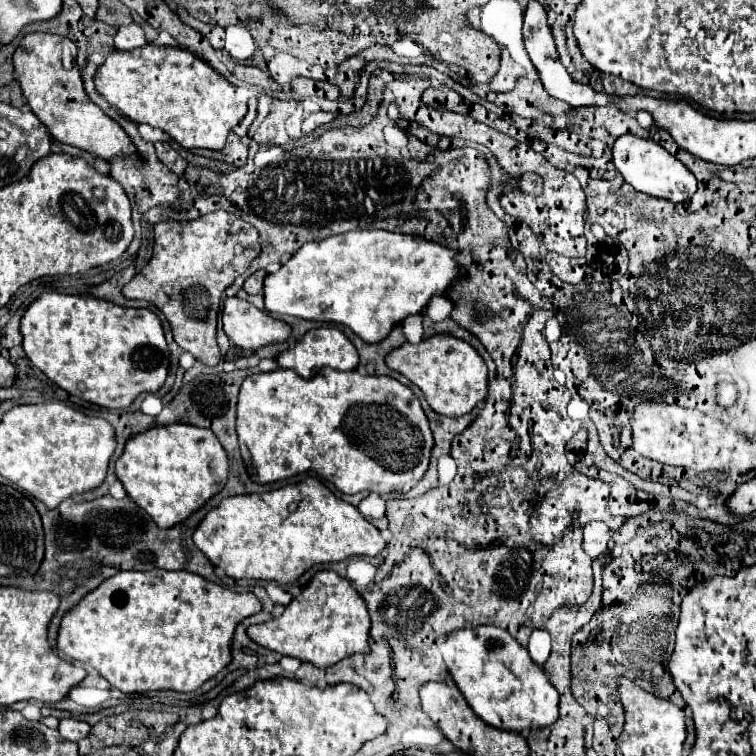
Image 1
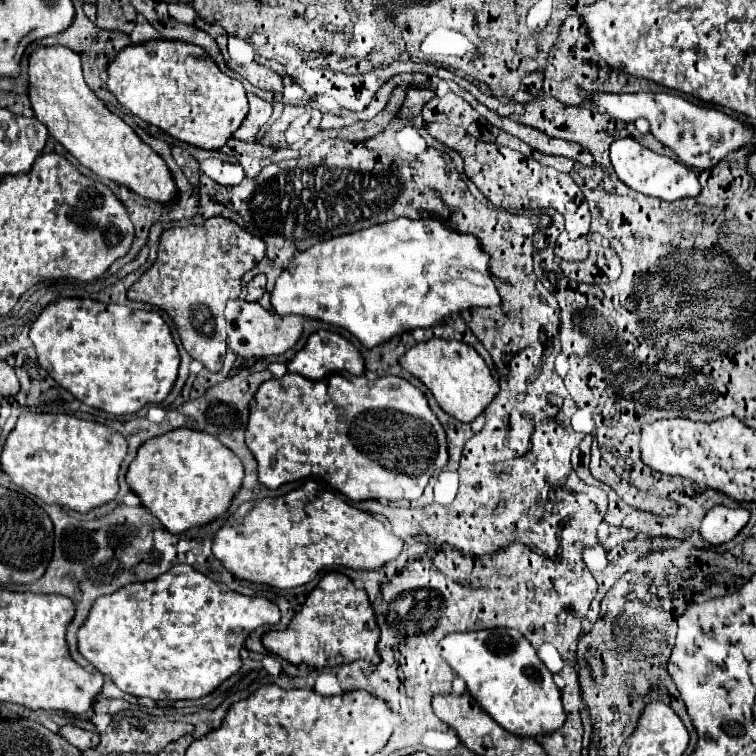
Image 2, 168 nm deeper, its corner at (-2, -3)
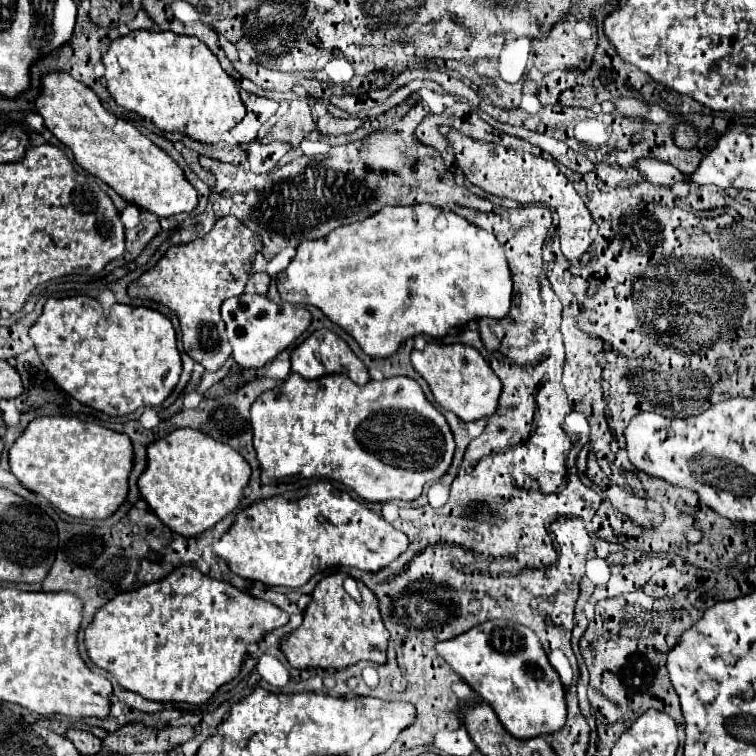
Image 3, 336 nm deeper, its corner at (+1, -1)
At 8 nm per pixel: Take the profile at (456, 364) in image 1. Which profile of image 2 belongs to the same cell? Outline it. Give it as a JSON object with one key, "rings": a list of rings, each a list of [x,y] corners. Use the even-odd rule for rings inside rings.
{"rings":[[[441,338],[419,342],[405,356],[401,356],[399,362],[407,372],[419,378],[435,394],[443,412],[461,422],[473,422],[499,392],[499,384],[491,376],[485,360],[465,342]]]}

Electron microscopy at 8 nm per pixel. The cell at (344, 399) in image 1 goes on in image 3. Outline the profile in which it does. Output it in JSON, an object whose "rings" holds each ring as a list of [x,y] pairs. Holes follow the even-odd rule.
{"rings":[[[326,328],[312,332],[300,346],[296,346],[290,360],[294,372],[276,388],[260,394],[250,408],[250,424],[254,434],[252,442],[262,468],[262,484],[274,484],[276,480],[294,476],[318,476],[342,482],[366,502],[410,502],[422,494],[426,482],[438,480],[448,470],[454,456],[454,436],[446,418],[426,400],[416,380],[406,376],[384,378],[382,382],[370,380],[362,360],[340,336]]]}

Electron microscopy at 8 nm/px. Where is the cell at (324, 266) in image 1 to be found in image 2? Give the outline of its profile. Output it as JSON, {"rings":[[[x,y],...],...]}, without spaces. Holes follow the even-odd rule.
{"rings":[[[395,218],[385,224],[343,234],[299,252],[277,278],[271,292],[277,314],[301,314],[349,330],[365,348],[389,342],[393,336],[417,328],[431,328],[461,310],[501,306],[501,296],[491,280],[489,256],[471,232],[447,228],[439,218]]]}

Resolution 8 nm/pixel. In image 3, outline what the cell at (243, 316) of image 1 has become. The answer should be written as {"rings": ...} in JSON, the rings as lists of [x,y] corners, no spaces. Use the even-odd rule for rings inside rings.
{"rings":[[[240,294],[224,300],[222,318],[232,346],[232,356],[244,368],[262,368],[268,360],[274,360],[296,338],[300,338],[310,326],[310,312],[306,308],[296,308],[286,302],[274,304],[266,296],[256,294]]]}

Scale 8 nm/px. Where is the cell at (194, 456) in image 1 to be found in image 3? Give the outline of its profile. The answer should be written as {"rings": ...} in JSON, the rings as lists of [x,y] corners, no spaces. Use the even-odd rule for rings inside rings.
{"rings":[[[184,428],[148,446],[148,466],[138,478],[138,488],[150,510],[170,530],[190,538],[212,528],[240,504],[248,478],[250,466],[236,450],[200,430]]]}

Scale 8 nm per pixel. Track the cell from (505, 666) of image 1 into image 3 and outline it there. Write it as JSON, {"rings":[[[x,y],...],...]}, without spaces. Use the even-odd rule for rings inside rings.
{"rings":[[[488,620],[452,640],[438,642],[436,650],[456,674],[492,706],[512,736],[520,740],[548,736],[564,726],[564,686],[530,628],[508,620]]]}

